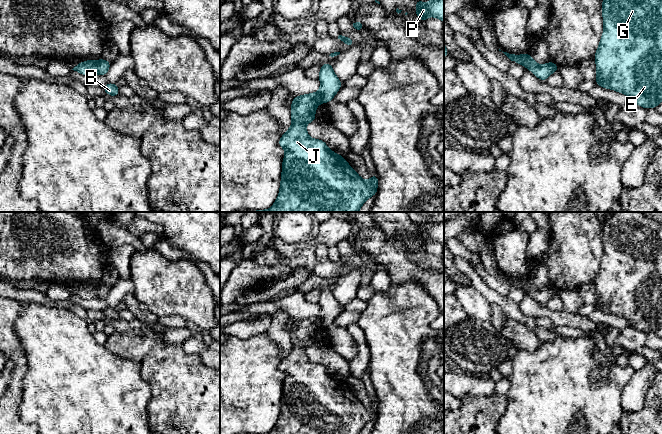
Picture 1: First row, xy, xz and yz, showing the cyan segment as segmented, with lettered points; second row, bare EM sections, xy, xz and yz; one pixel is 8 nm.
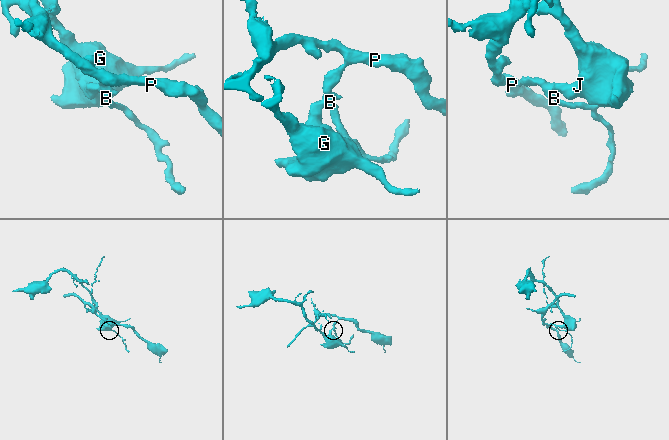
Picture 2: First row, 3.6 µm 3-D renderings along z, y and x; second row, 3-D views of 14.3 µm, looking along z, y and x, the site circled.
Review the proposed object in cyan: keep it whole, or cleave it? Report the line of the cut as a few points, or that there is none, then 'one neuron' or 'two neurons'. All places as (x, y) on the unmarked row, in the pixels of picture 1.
cut xy (95, 285), (96, 296); two neurons

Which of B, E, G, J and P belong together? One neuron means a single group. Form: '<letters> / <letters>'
B P / E G J

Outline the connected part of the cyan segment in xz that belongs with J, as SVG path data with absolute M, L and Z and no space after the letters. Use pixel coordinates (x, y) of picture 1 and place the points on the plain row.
M318 316L296 320L292 324L292 349L278 366L286 374L280 415L268 434L359 434L369 421L377 417L377 398L371 399L369 406L364 405L344 381L331 375L324 365L309 361L305 351L316 344L315 334L320 326Z

